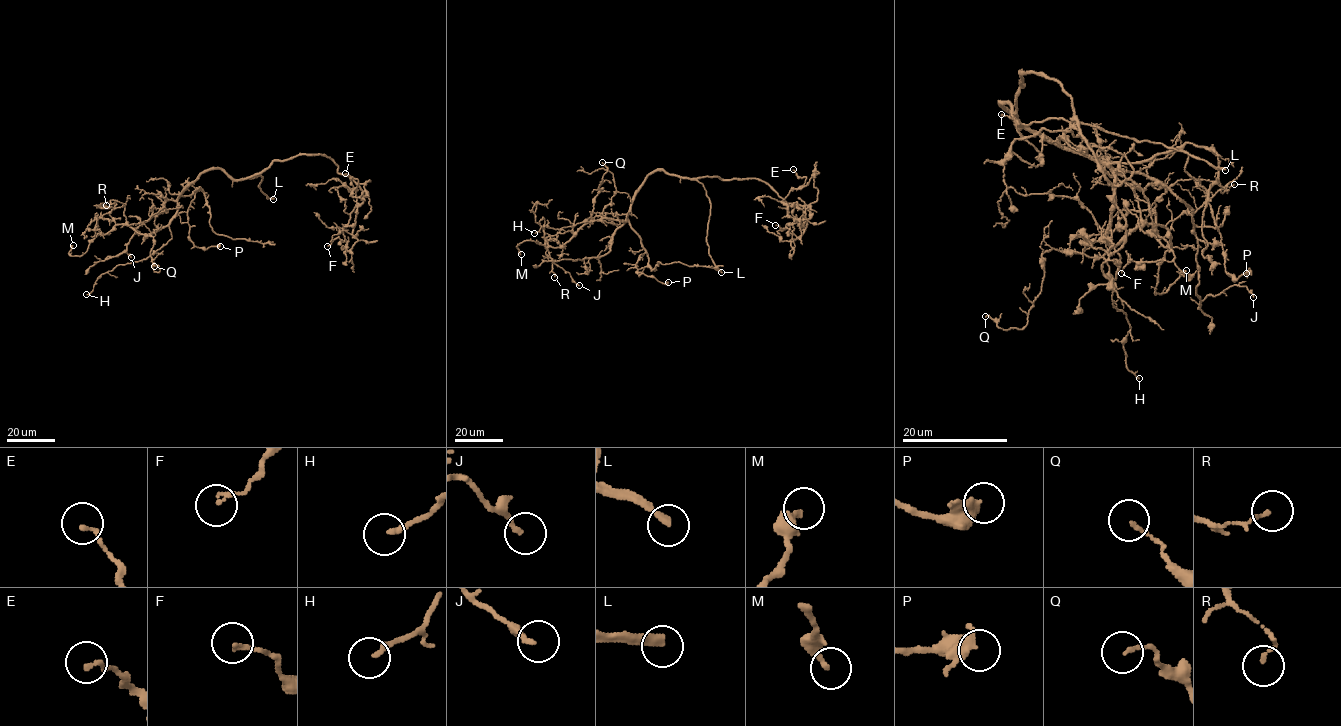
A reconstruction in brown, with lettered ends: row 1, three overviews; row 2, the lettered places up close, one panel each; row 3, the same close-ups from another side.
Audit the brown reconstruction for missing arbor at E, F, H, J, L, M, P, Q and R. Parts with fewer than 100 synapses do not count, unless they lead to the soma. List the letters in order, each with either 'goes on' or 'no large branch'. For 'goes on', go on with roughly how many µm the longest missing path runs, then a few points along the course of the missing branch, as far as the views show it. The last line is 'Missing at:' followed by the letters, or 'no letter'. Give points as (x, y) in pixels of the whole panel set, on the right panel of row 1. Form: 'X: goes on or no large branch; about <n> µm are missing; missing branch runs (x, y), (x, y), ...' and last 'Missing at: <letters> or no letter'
E: no large branch
F: no large branch
H: no large branch
J: no large branch
L: goes on; about 60 µm are missing; missing branch runs (1225, 170), (1237, 166), (1237, 152), (1203, 122), (1195, 122), (1168, 104), (1093, 88), (1092, 84)
M: no large branch
P: no large branch
Q: no large branch
R: no large branch
Missing at: L

